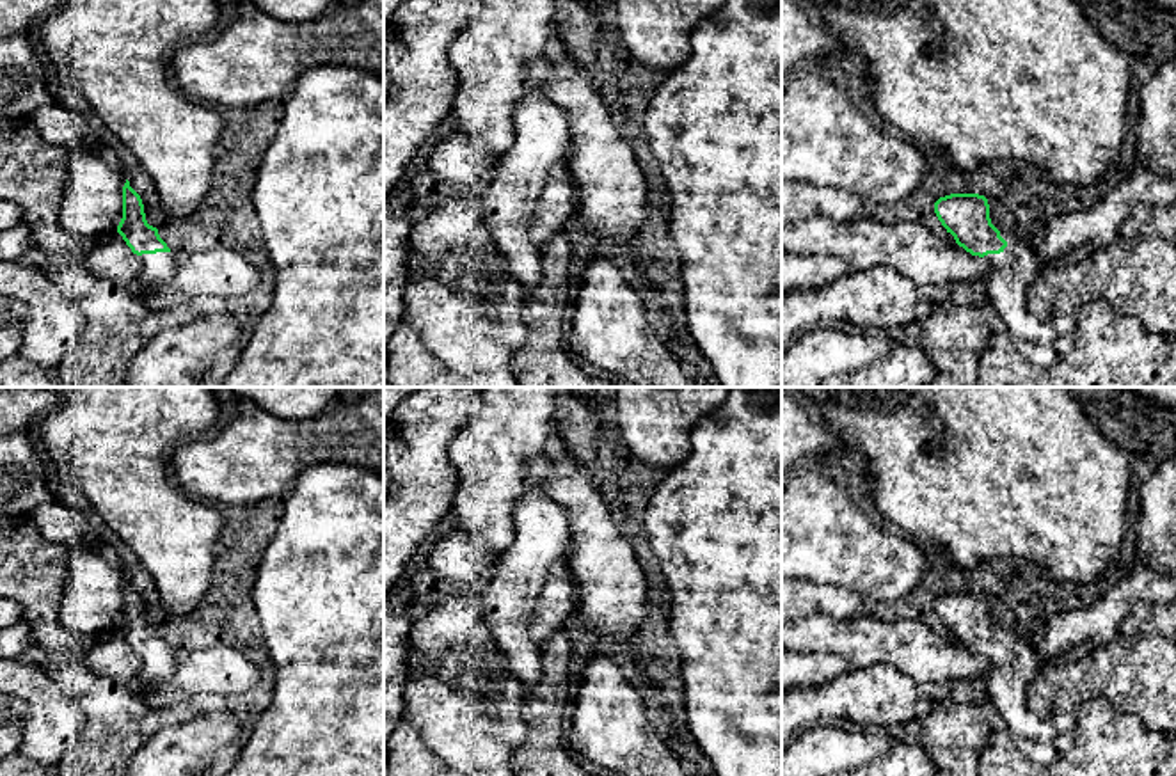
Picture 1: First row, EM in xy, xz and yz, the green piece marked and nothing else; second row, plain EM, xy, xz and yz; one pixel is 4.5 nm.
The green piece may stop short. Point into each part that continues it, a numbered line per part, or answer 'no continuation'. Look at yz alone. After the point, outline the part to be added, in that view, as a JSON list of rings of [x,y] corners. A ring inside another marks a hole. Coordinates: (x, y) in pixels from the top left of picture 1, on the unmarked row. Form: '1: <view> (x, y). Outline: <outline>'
1: yz (1011, 672). Outline: [[[1000,629],[1000,634],[1007,645],[1000,652],[984,653],[989,666],[981,687],[1014,733],[1041,744],[1050,742],[1059,733],[1057,728],[1029,709],[1029,687],[1039,671],[1036,652],[1025,636],[1007,629]]]

